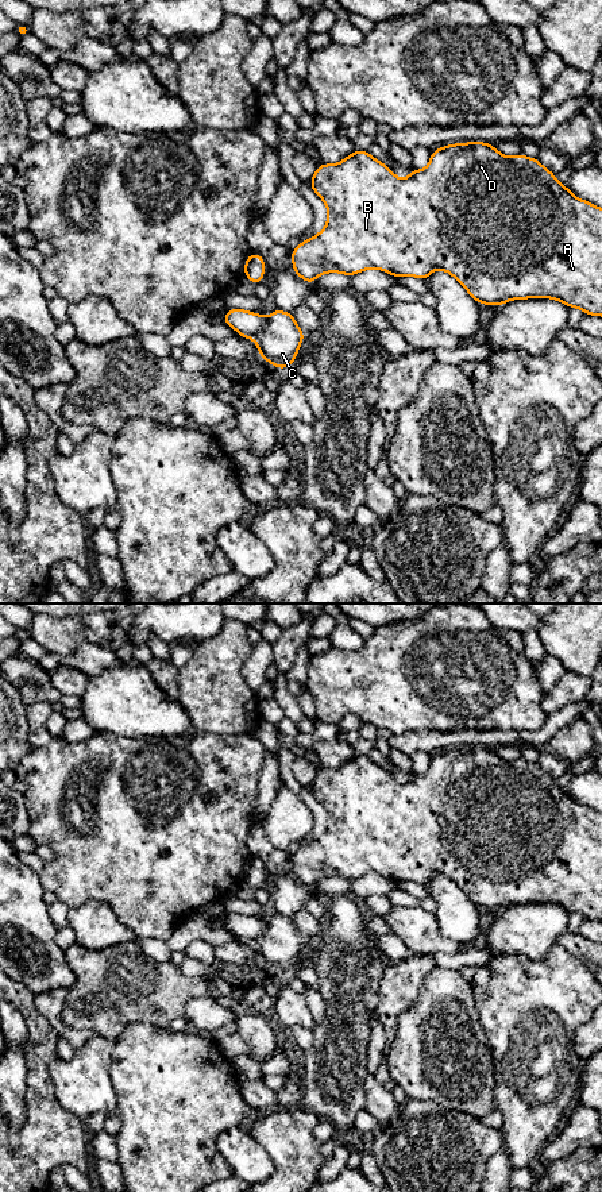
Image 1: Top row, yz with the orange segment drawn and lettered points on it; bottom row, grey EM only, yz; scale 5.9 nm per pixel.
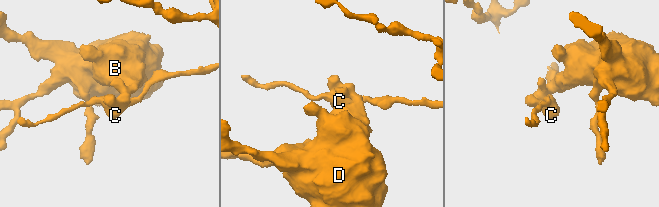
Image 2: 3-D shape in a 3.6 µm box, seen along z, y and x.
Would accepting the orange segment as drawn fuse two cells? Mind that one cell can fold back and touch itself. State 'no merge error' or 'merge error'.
merge error

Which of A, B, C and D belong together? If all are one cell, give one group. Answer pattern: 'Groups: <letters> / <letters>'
Groups: A B D / C

